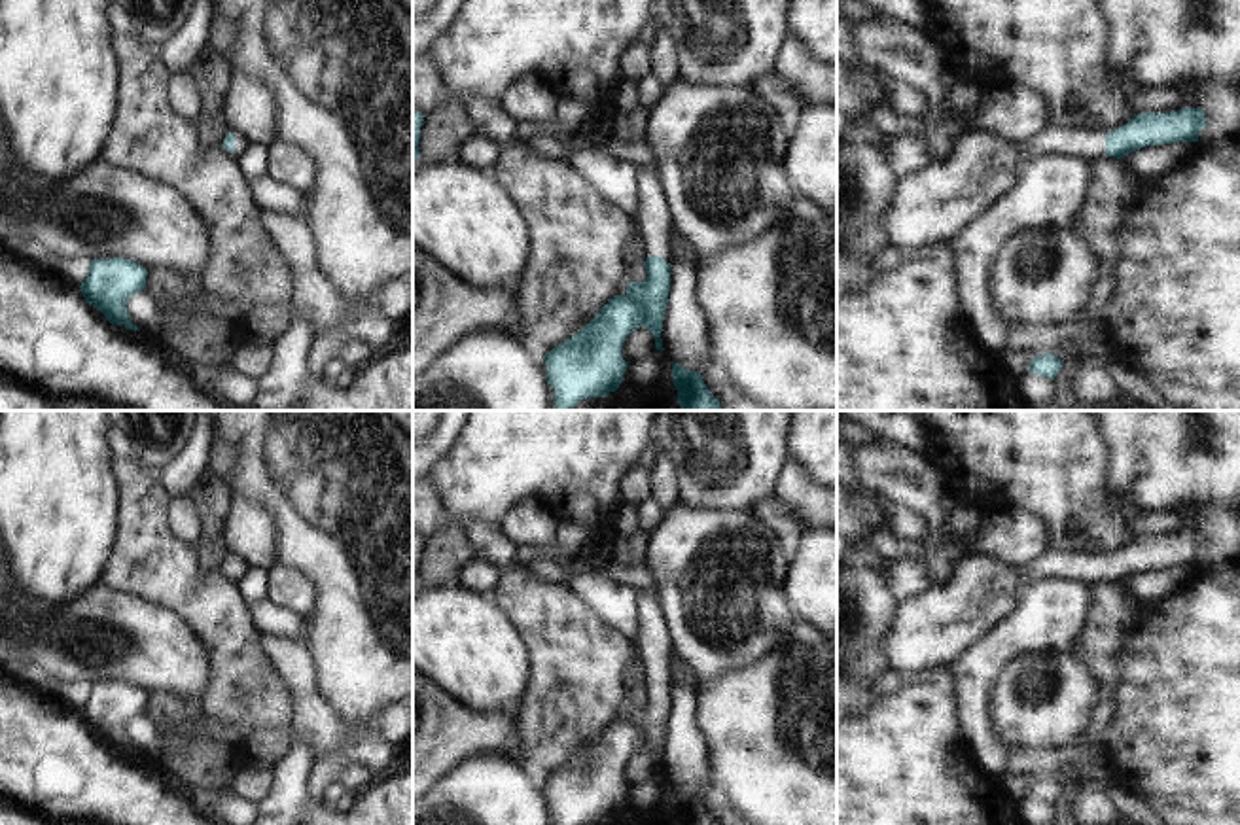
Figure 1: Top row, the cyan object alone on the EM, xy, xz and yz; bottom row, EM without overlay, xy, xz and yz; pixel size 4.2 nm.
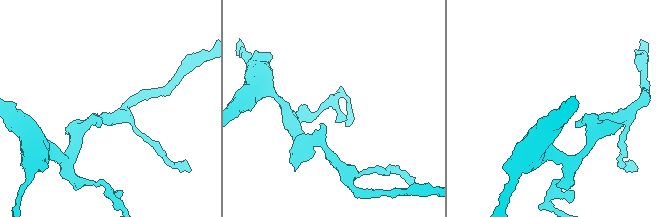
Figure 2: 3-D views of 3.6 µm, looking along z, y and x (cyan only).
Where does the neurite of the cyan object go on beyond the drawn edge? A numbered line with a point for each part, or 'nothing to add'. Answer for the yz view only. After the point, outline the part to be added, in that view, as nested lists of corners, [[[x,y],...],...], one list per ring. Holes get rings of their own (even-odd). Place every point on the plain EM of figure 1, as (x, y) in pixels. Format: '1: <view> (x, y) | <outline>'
1: yz (1083, 568) | [[[1049,549],[1024,566],[1024,583],[1028,585],[1049,577],[1098,585],[1106,577],[1106,558]]]

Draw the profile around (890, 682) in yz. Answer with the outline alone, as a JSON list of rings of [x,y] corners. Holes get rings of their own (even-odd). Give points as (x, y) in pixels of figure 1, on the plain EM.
[[[884,672],[878,679],[877,679],[877,693],[884,698],[888,694],[895,694],[901,689],[909,687],[916,683],[916,676],[907,674],[907,672]]]

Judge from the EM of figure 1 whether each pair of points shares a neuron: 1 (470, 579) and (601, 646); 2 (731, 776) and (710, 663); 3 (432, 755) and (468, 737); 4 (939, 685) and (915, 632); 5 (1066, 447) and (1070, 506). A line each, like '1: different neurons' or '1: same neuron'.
1: different neurons
2: different neurons
3: same neuron
4: different neurons
5: same neuron

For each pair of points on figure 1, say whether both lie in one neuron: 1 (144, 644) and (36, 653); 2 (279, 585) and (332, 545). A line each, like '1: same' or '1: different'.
1: same
2: different

